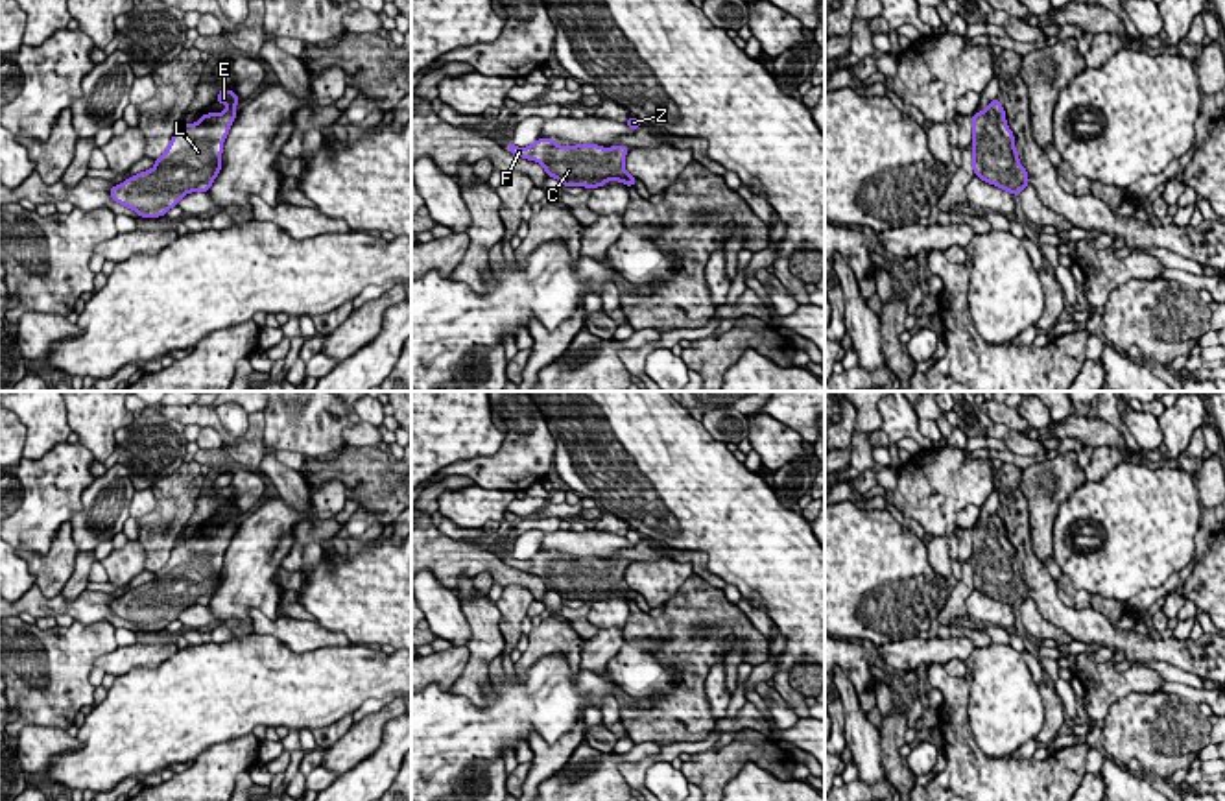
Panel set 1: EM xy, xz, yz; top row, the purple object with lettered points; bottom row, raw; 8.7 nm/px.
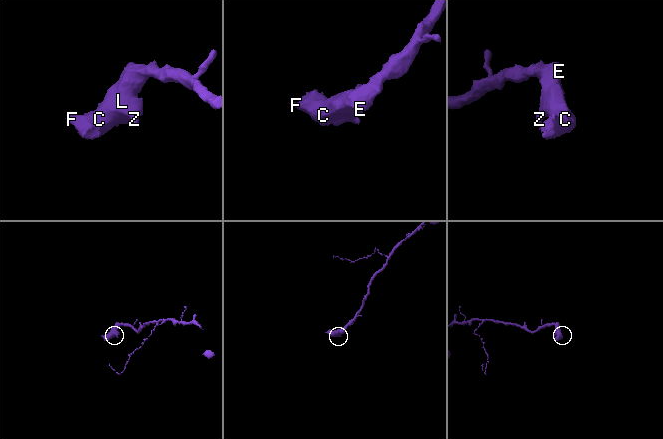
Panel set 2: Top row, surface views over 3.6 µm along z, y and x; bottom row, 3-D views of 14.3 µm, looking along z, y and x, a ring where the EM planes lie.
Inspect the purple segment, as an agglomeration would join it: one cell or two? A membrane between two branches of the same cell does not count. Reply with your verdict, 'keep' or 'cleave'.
keep

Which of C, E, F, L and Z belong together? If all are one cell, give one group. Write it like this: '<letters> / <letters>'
C E F L Z

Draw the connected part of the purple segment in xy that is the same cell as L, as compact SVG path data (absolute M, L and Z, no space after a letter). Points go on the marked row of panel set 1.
M220 89L223 113L207 113L196 124L179 124L166 151L151 170L135 173L109 194L142 218L161 218L190 192L208 192L221 172L223 142L236 120L238 94Z

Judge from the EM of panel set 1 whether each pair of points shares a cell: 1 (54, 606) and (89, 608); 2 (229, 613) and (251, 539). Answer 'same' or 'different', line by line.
1: same
2: same

